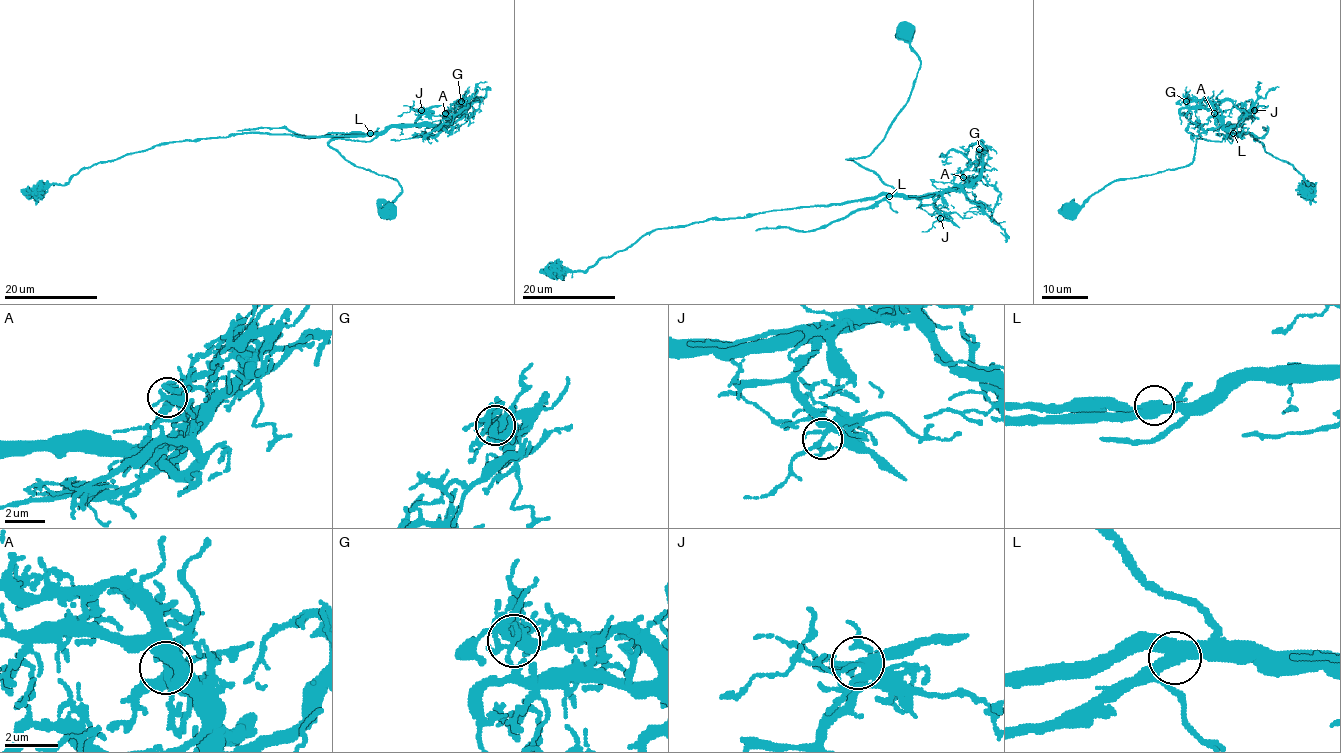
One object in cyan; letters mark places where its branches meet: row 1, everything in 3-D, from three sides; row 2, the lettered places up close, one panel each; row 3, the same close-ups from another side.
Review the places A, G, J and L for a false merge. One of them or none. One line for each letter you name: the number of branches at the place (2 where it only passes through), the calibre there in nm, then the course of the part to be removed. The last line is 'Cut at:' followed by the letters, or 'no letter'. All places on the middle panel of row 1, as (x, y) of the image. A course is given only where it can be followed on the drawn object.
L: Branches: 4. Thickness 400 nm. Course of the part to remove: (889, 196), (811, 231), (787, 227), (755, 231)
Cut at: L

